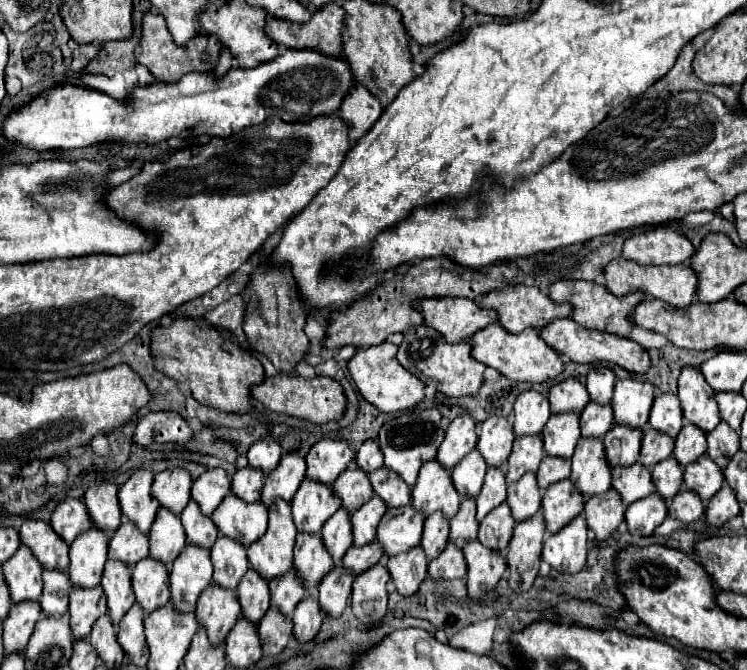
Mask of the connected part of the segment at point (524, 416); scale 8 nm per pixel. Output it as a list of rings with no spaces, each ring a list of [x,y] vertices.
[[[527,390],[517,396],[513,412],[513,432],[515,436],[537,436],[541,434],[545,422],[549,420],[549,400],[535,392]]]

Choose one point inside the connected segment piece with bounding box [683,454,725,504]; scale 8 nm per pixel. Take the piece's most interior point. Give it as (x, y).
(704, 477)

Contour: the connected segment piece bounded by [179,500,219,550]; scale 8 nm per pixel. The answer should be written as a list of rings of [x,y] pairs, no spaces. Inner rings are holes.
[[[193,500],[187,504],[187,508],[181,512],[179,518],[183,522],[183,528],[185,528],[185,534],[187,534],[187,542],[191,546],[211,550],[211,546],[219,538],[219,530],[215,528],[211,518],[201,514],[199,506]]]

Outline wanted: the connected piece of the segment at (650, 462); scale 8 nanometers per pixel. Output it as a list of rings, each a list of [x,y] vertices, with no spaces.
[[[647,428],[643,432],[643,440],[641,440],[641,456],[639,462],[647,468],[655,466],[657,462],[673,456],[673,438],[669,438],[667,434],[661,434],[653,428]]]

